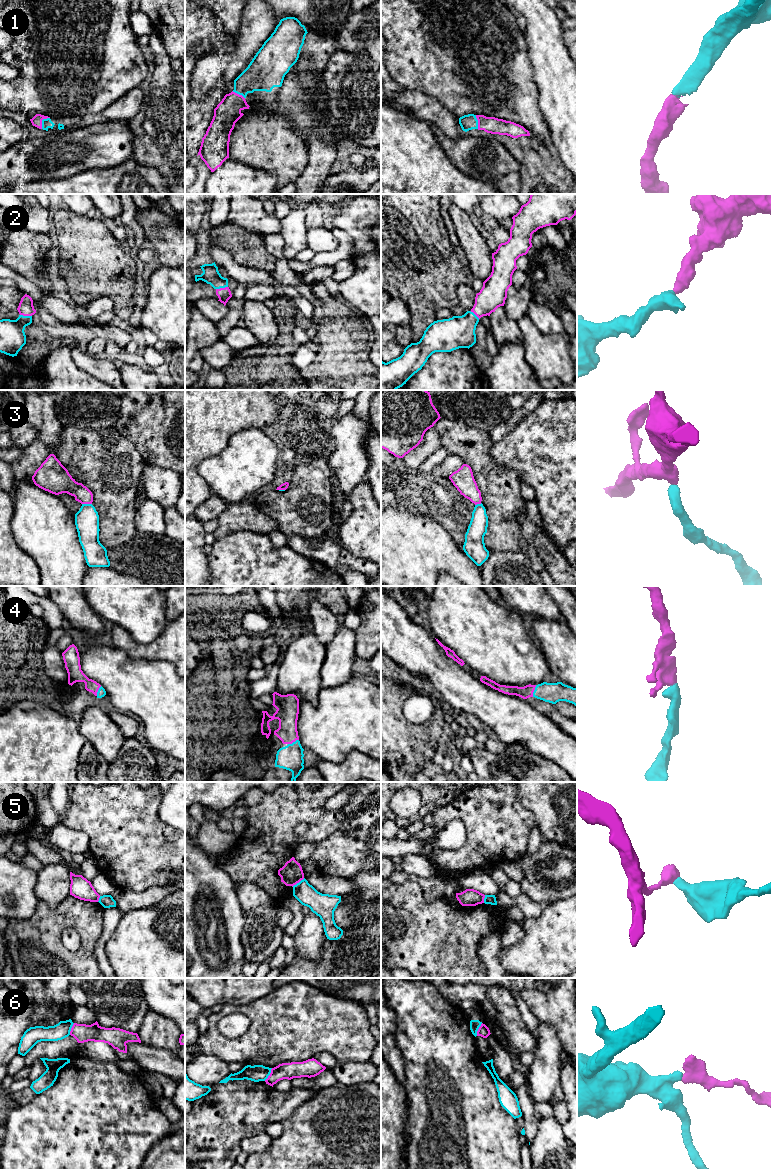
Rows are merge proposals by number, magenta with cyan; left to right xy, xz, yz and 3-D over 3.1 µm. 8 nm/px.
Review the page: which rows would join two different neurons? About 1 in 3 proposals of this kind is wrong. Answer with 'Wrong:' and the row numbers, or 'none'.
Wrong: 3, 5, 6

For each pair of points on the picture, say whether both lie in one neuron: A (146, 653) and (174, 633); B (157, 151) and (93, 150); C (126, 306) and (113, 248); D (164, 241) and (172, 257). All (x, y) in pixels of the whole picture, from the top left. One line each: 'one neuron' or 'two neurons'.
A: one neuron
B: two neurons
C: one neuron
D: one neuron

